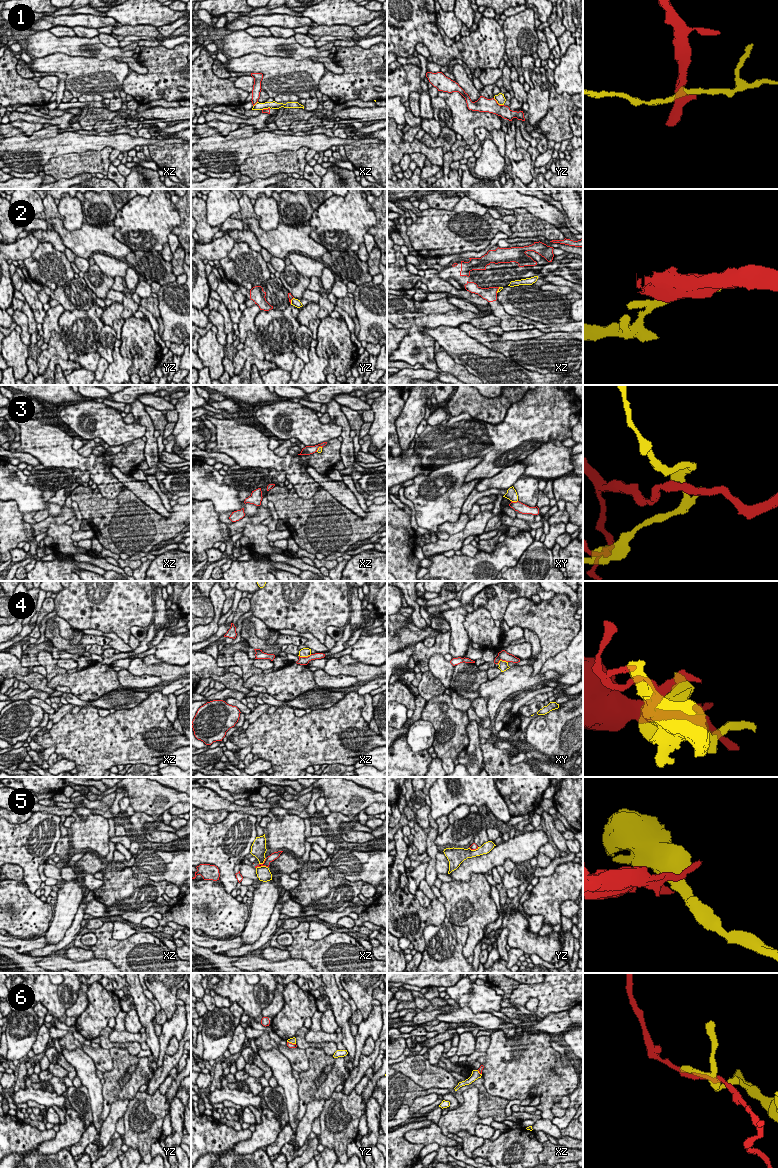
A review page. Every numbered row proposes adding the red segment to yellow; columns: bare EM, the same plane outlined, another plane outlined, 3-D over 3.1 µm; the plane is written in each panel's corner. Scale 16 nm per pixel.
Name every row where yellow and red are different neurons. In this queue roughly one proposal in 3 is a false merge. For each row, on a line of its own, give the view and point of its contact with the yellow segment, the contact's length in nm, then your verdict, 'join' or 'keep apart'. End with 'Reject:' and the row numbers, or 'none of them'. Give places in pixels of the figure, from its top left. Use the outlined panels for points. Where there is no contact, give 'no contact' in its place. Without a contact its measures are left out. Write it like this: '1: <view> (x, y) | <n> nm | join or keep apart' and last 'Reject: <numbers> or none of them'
1: yz (498, 103) | 220 nm | keep apart
2: yz (291, 300) | 120 nm | keep apart
3: xy (514, 501) | 110 nm | keep apart
4: xz (305, 656) | 220 nm | keep apart
5: xz (262, 863) | 240 nm | keep apart
6: yz (291, 1042) | 150 nm | keep apart
Reject: 1, 2, 3, 4, 5, 6

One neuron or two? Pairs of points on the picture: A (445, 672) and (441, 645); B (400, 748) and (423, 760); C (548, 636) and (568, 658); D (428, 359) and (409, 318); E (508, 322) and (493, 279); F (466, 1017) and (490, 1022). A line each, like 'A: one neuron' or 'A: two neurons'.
A: two neurons
B: one neuron
C: two neurons
D: one neuron
E: one neuron
F: one neuron

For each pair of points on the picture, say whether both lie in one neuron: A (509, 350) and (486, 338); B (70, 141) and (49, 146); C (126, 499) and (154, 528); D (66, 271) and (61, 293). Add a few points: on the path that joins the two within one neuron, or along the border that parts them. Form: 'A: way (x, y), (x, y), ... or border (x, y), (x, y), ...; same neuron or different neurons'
A: way (503, 347), (492, 342); same neuron
B: way (65, 143), (54, 146); same neuron
C: way (132, 506), (147, 521); same neuron
D: border (64, 285), (59, 285), (53, 290); different neurons

